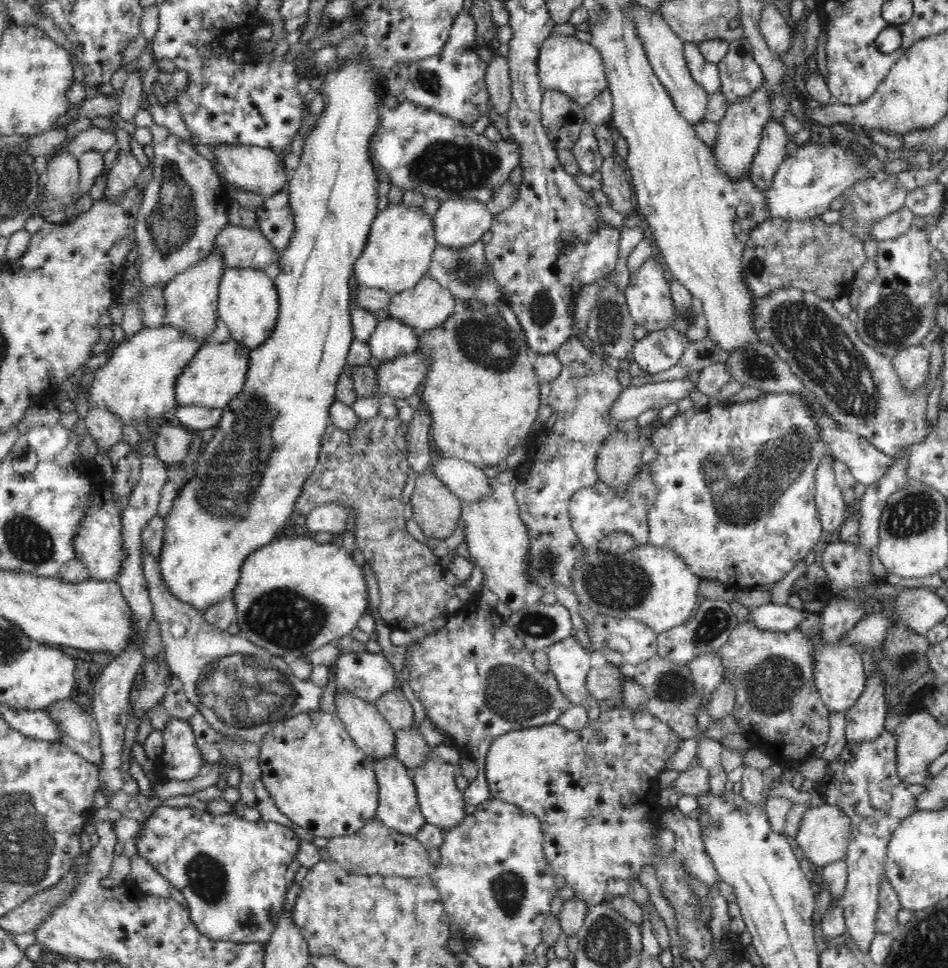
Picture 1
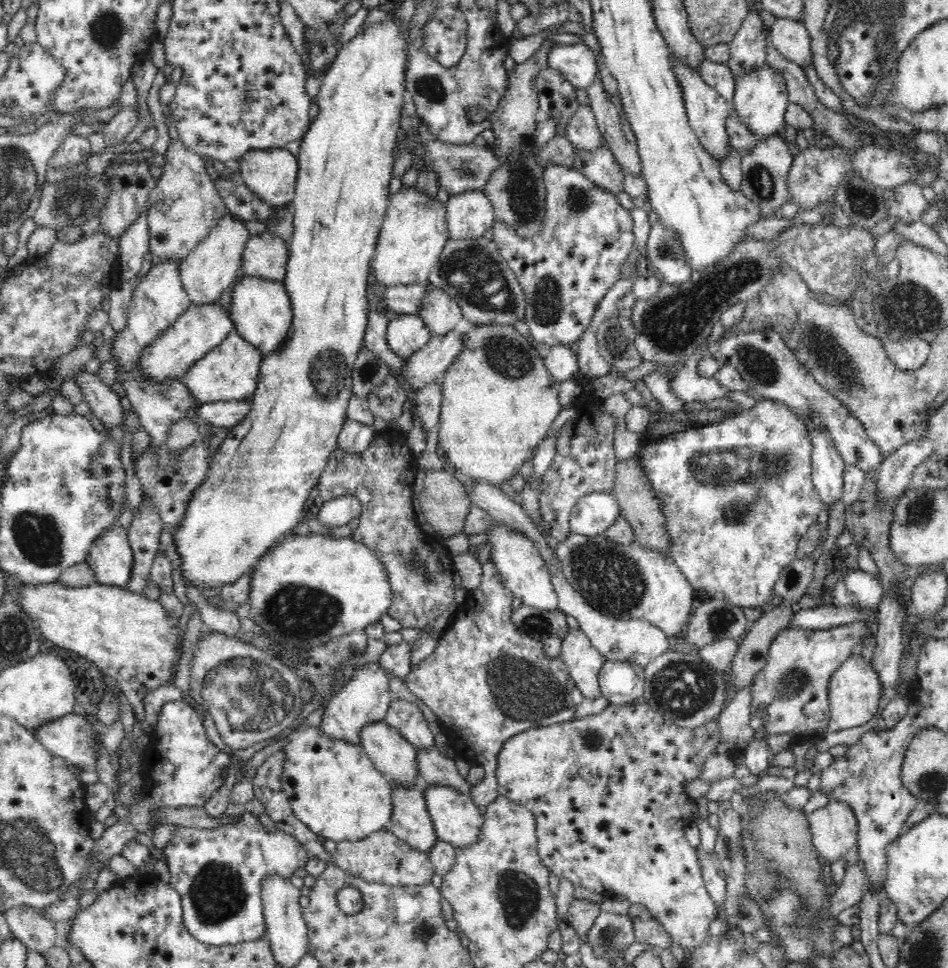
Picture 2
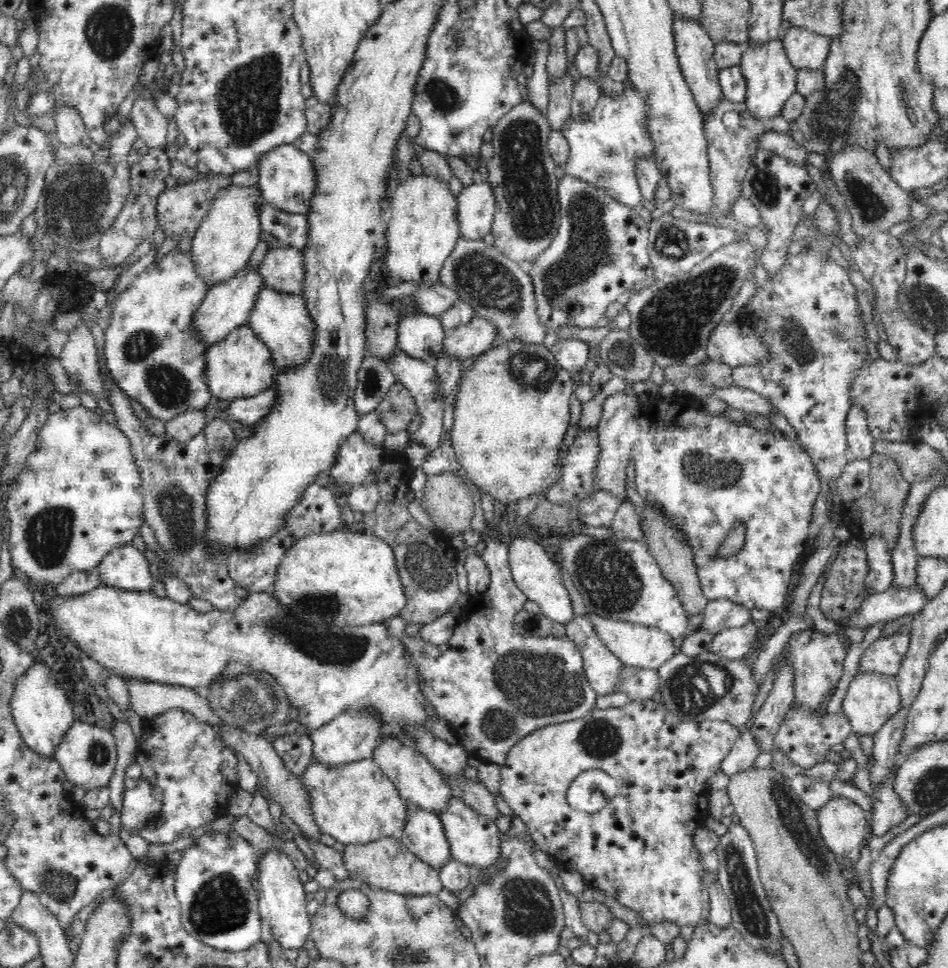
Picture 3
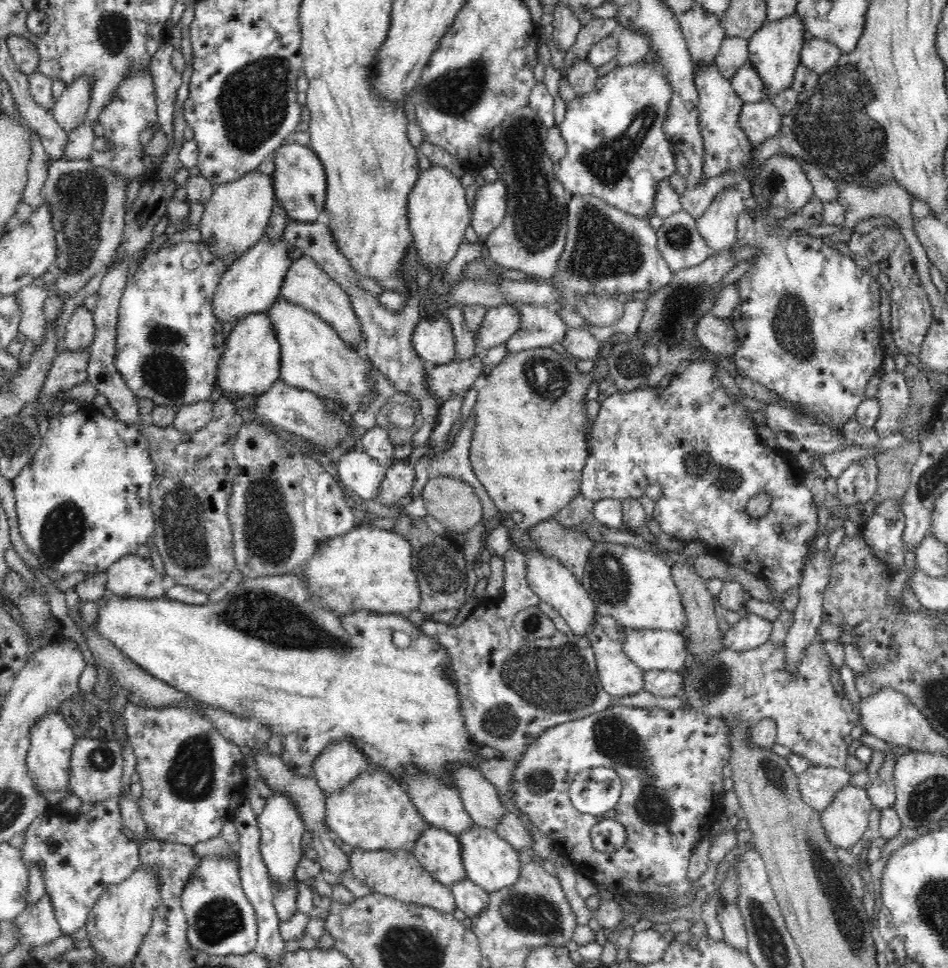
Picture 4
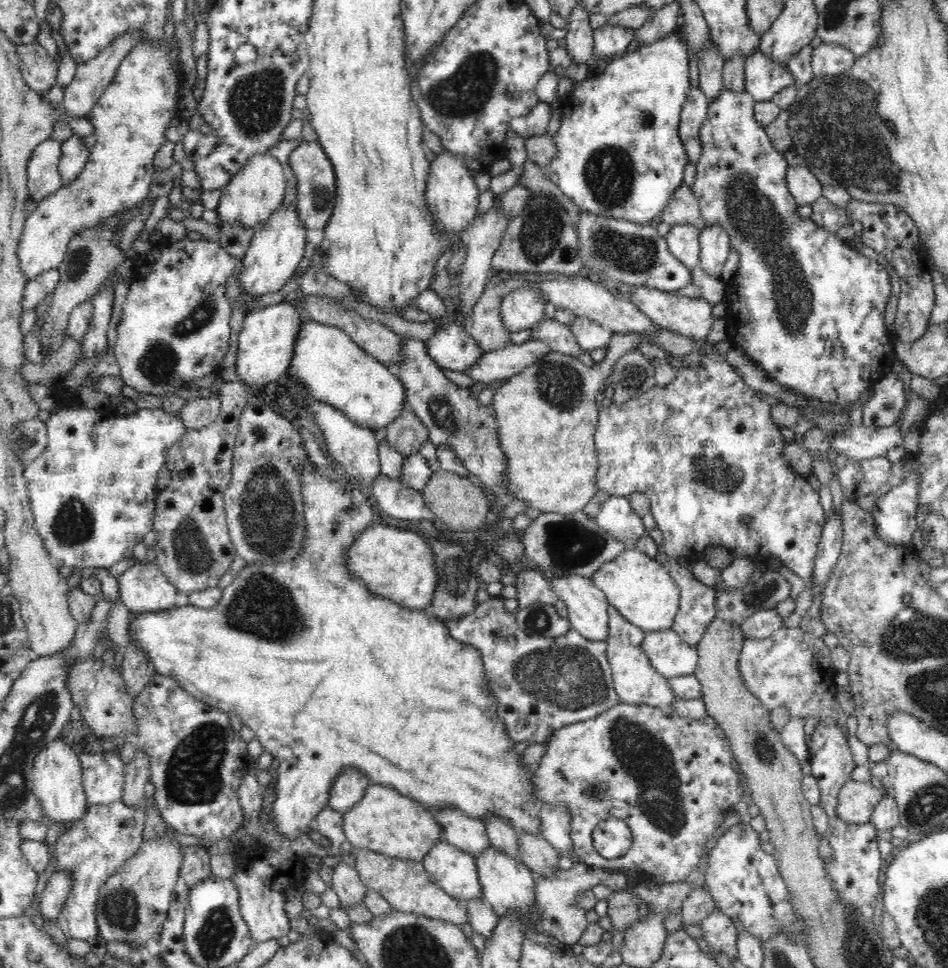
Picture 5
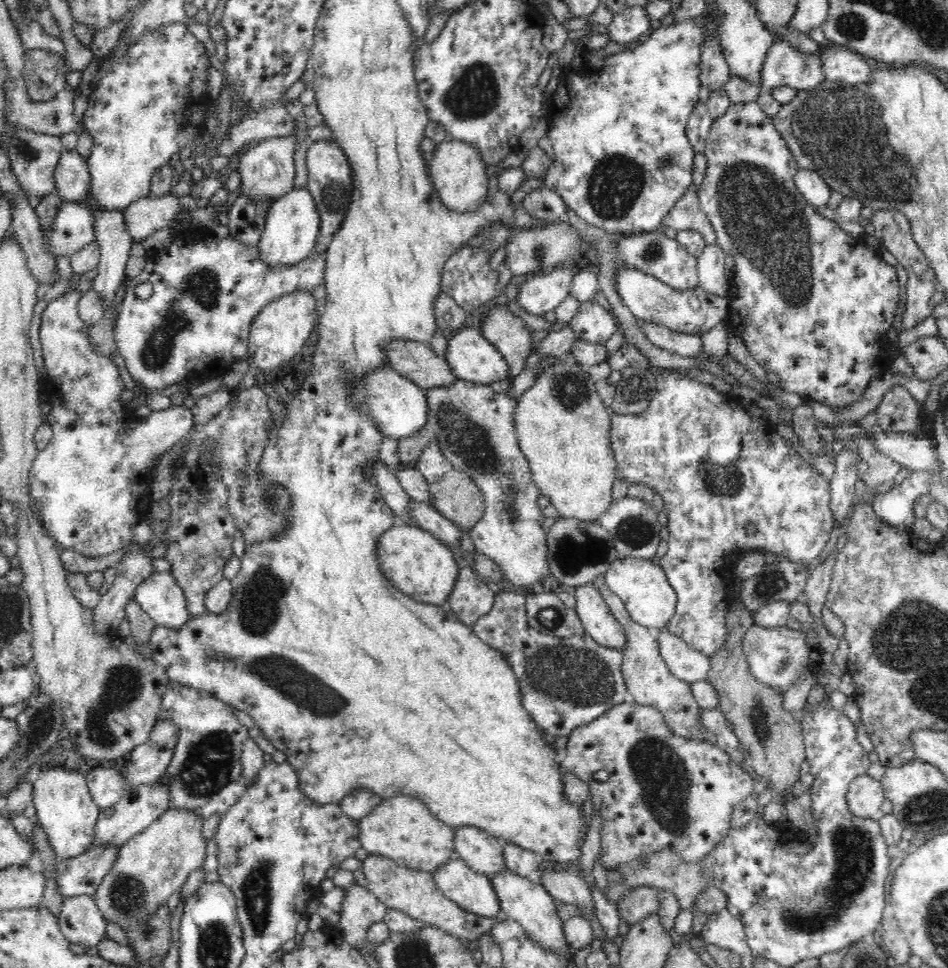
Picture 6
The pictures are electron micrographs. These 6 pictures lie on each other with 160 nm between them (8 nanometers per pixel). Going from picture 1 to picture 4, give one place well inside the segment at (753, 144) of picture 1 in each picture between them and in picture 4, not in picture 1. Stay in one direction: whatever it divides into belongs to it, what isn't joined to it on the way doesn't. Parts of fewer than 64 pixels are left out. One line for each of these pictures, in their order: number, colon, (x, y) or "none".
2: (760, 98)
3: (771, 79)
4: (774, 51)

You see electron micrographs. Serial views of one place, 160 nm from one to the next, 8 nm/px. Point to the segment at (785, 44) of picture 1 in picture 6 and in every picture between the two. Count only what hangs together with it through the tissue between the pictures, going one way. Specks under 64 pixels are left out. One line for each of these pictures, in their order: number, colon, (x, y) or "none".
2: (791, 38)
3: (805, 49)
4: (818, 55)
5: (827, 59)
6: (842, 65)

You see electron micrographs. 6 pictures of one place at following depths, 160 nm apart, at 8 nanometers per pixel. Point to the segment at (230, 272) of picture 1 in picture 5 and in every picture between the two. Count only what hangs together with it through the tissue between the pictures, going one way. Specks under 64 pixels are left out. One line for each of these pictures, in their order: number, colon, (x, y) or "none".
2: (262, 312)
3: (281, 321)
4: (314, 358)
5: (332, 367)

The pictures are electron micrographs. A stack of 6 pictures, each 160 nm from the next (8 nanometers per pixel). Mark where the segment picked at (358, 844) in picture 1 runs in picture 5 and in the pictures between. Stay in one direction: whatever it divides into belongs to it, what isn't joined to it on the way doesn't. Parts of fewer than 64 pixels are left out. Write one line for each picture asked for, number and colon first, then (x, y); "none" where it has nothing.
2: (383, 858)
3: (386, 864)
4: (398, 874)
5: (405, 885)

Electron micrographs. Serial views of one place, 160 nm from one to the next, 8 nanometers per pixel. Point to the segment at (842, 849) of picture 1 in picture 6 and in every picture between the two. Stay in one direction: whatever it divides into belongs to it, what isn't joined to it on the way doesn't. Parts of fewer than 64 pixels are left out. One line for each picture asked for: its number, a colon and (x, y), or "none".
2: (834, 829)
3: (842, 823)
4: (846, 820)
5: (856, 801)
6: (865, 797)

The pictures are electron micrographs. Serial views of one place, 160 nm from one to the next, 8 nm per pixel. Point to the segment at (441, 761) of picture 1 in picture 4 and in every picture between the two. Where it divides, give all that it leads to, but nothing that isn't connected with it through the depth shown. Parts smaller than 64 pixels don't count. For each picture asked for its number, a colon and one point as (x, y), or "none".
2: (457, 821)
3: (474, 840)
4: (491, 862)

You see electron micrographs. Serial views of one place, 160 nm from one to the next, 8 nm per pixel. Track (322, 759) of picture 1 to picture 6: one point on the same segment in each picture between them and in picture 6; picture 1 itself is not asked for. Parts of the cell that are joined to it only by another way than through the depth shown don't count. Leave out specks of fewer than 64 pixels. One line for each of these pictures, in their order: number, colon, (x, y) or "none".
2: (333, 788)
3: (356, 803)
4: (373, 812)
5: (384, 821)
6: (402, 828)

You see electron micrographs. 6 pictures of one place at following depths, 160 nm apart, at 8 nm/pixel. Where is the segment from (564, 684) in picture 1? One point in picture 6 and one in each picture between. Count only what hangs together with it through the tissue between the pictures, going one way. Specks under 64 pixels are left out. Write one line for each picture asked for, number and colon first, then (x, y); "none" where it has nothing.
2: (584, 662)
3: (602, 669)
4: (619, 676)
5: (636, 681)
6: (648, 680)

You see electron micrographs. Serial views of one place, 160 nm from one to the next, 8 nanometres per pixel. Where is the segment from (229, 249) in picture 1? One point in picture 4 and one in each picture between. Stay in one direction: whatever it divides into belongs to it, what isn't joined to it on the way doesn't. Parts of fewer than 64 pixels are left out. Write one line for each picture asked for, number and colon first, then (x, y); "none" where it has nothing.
2: (265, 255)
3: (282, 269)
4: (306, 285)

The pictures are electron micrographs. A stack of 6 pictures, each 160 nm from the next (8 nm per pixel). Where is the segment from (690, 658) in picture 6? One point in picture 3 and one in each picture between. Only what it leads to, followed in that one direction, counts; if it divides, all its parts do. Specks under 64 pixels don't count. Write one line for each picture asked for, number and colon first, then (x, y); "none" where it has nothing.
3: (636, 645)
4: (649, 649)
5: (669, 654)

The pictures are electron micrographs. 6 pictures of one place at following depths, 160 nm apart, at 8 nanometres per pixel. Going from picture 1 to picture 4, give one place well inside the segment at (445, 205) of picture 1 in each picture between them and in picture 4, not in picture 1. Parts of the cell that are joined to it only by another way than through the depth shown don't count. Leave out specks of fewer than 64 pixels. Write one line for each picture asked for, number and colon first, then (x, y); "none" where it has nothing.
2: (469, 215)
3: (476, 204)
4: (489, 208)

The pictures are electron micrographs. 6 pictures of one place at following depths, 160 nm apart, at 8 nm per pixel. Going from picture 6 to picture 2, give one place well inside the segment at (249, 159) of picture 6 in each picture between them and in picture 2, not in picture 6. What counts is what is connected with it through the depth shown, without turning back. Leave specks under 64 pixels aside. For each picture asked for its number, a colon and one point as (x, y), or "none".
2: (212, 267)
3: (221, 247)
4: (236, 216)
5: (250, 198)

